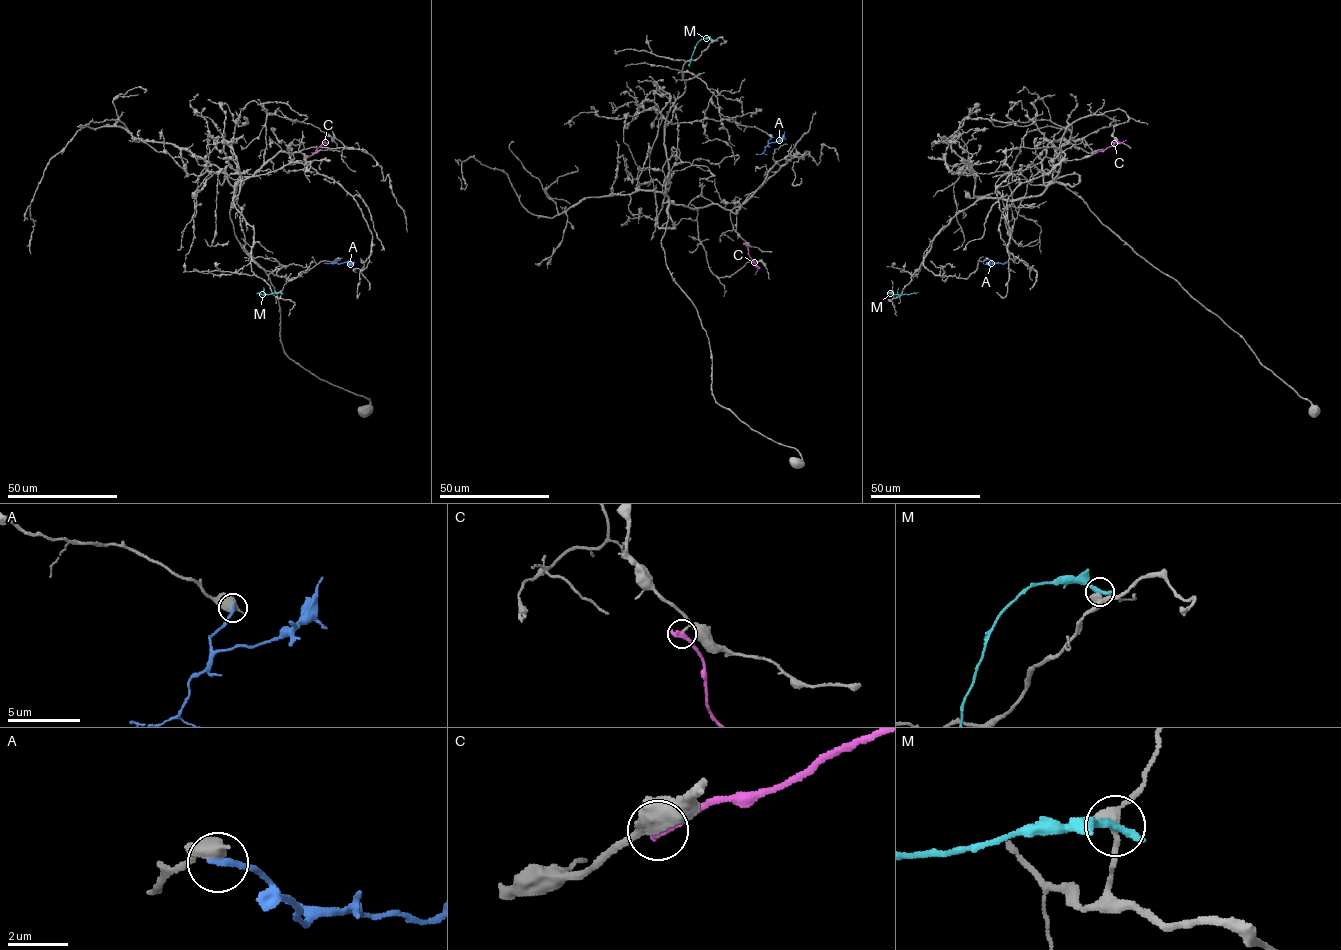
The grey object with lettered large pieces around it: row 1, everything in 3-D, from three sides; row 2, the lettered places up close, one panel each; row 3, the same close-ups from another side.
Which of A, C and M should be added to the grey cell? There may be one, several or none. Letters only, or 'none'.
M

